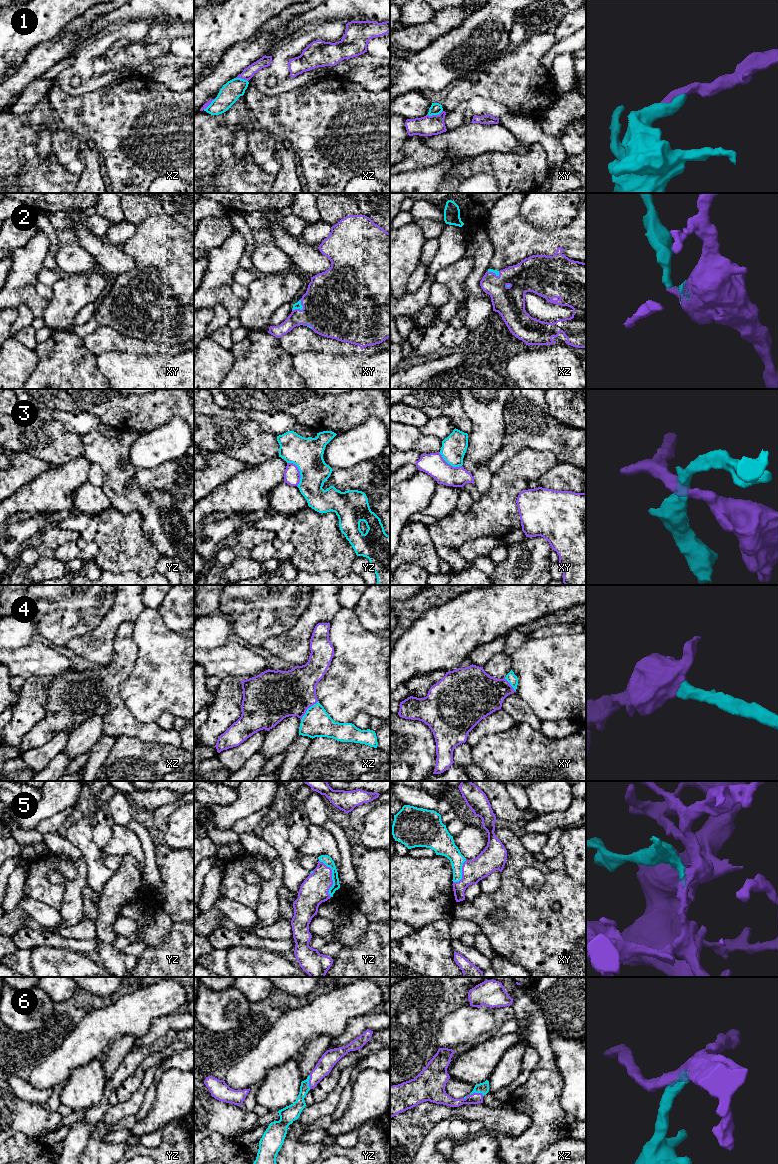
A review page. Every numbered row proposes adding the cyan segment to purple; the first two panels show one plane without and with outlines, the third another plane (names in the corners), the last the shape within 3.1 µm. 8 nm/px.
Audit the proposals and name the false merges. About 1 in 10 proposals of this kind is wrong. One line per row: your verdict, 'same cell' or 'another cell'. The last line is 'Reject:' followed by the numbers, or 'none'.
1: another cell
2: same cell
3: another cell
4: same cell
5: same cell
6: same cell
Reject: 1, 3

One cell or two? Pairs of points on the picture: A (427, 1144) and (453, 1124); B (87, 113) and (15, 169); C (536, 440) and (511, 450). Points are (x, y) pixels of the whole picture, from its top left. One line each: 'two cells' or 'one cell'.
A: one cell
B: two cells
C: one cell

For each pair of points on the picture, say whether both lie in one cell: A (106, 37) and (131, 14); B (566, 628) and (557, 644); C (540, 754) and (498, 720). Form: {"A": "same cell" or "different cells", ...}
{"A": "different cells", "B": "different cells", "C": "different cells"}

